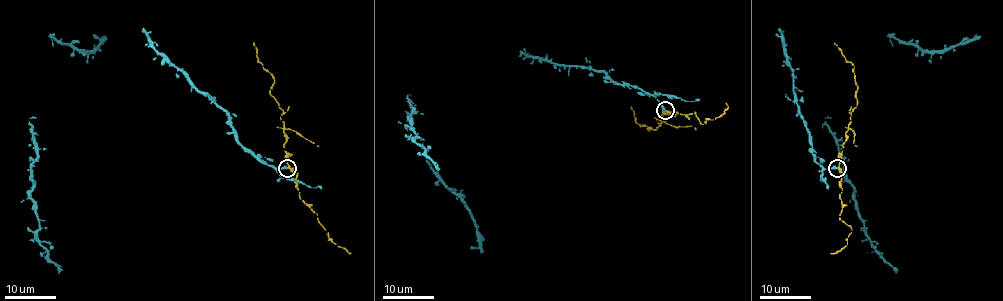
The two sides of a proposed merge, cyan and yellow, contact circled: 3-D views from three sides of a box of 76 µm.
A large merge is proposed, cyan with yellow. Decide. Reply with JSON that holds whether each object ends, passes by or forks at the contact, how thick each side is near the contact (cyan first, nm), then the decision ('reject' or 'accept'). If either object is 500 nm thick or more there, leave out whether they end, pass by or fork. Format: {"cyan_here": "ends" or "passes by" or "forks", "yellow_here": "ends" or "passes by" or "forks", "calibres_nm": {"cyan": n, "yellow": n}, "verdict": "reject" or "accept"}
{"cyan_here": "ends", "yellow_here": "passes by", "calibres_nm": {"cyan": 380, "yellow": 240}, "verdict": "reject"}

